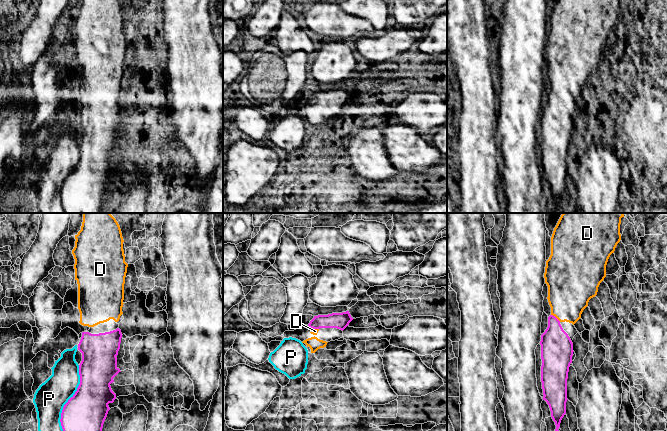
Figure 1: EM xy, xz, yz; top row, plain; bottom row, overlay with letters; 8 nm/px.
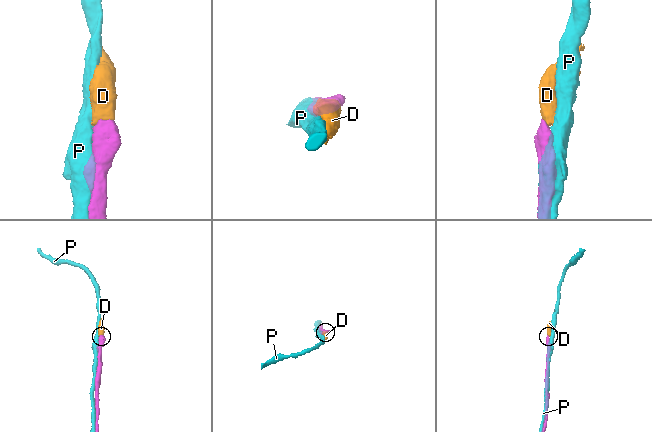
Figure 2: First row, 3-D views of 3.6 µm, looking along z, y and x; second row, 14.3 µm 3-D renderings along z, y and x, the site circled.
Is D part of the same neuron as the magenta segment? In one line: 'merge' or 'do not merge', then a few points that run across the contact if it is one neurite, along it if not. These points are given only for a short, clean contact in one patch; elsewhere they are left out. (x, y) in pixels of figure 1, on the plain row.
merge; line yz (556, 122), (555, 93), (567, 80), (569, 66)

